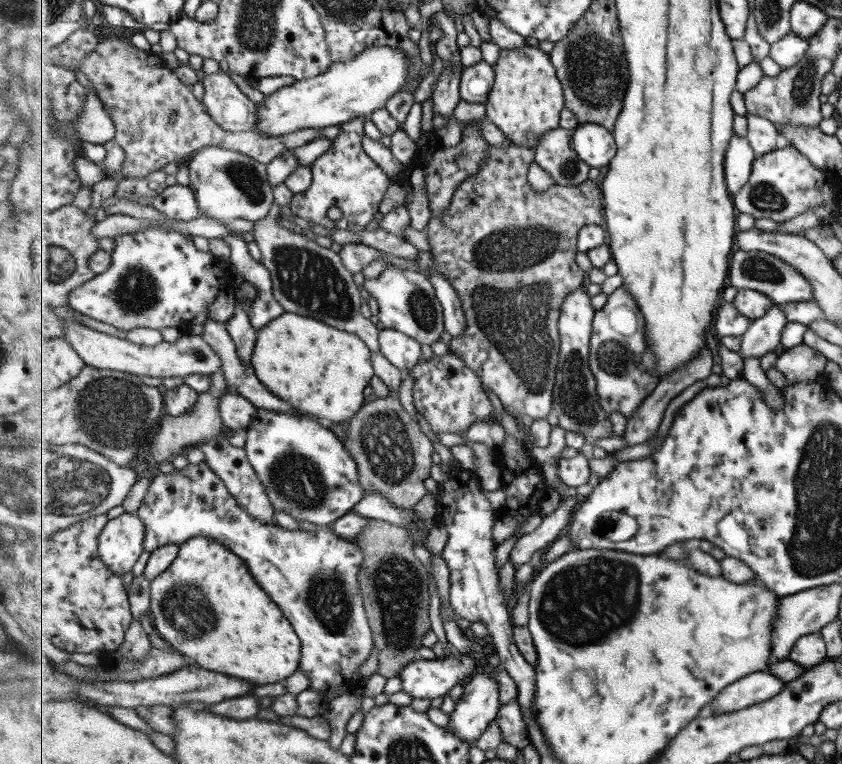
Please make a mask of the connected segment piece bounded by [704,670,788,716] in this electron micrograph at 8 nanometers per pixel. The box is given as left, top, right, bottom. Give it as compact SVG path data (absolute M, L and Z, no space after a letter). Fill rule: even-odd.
M768 670L755 672L737 683L730 684L717 699L707 705L704 714L714 716L720 712L732 713L770 700L775 698L787 683Z

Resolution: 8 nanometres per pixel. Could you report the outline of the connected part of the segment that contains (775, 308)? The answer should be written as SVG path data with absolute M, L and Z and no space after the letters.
M775 303L763 318L754 320L742 336L742 358L759 357L783 349L782 336L789 319L784 305Z

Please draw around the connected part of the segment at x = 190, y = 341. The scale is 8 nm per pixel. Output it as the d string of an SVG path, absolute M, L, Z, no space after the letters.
M64 320L66 339L84 358L87 365L109 371L128 372L155 378L186 377L187 375L215 374L222 370L222 356L202 337L202 335L181 335L175 343L162 341L155 346L143 346L127 340L124 335L111 335L93 330L82 323Z

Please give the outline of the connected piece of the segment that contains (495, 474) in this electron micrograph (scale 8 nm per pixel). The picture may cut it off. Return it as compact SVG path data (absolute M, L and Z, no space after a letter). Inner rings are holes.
M466 442L467 447L470 447L478 460L477 470L475 475L482 484L482 489L486 491L502 490L502 470L496 465L497 456L491 448L483 442Z

